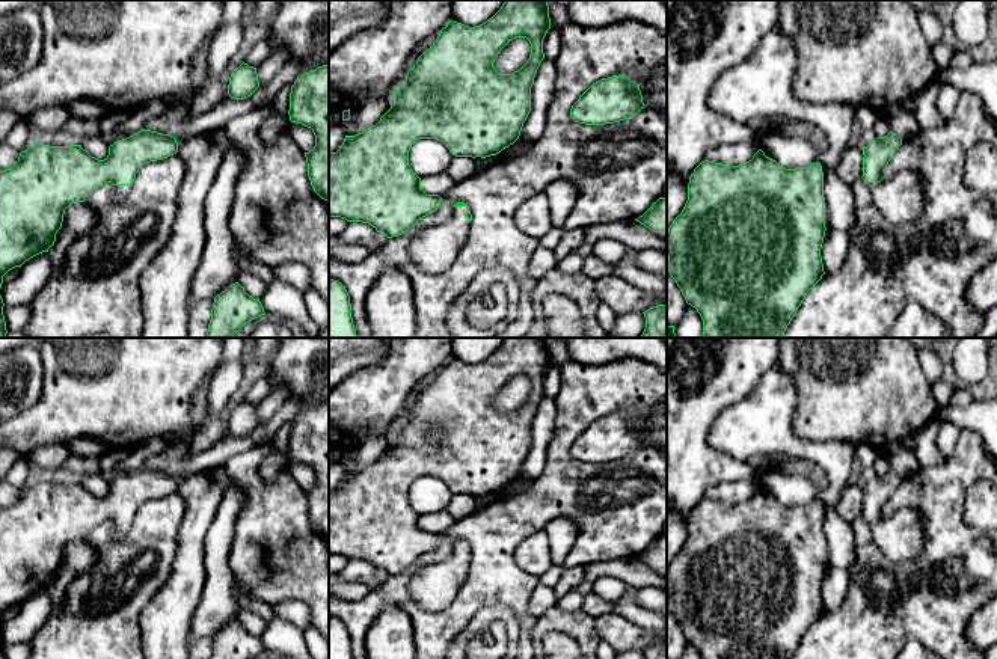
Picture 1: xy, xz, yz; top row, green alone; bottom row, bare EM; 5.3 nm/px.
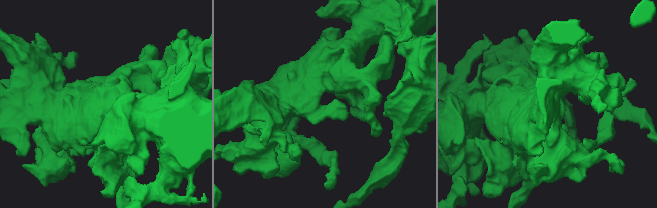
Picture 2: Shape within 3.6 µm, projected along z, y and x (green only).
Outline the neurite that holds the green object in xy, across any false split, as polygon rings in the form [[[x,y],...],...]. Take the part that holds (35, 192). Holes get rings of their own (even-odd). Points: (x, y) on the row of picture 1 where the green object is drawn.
[[[140,130],[115,142],[109,146],[104,160],[92,157],[81,145],[50,146],[35,142],[29,149],[21,151],[11,169],[0,170],[0,288],[9,270],[48,252],[71,204],[84,202],[94,190],[107,182],[115,185],[112,201],[119,204],[127,198],[143,164],[176,152],[178,143],[173,136],[151,130]]]

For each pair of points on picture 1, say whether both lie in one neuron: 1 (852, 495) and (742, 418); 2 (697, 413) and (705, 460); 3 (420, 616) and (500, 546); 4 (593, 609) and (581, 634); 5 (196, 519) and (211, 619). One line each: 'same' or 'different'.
1: different
2: same
3: same
4: different
5: different

